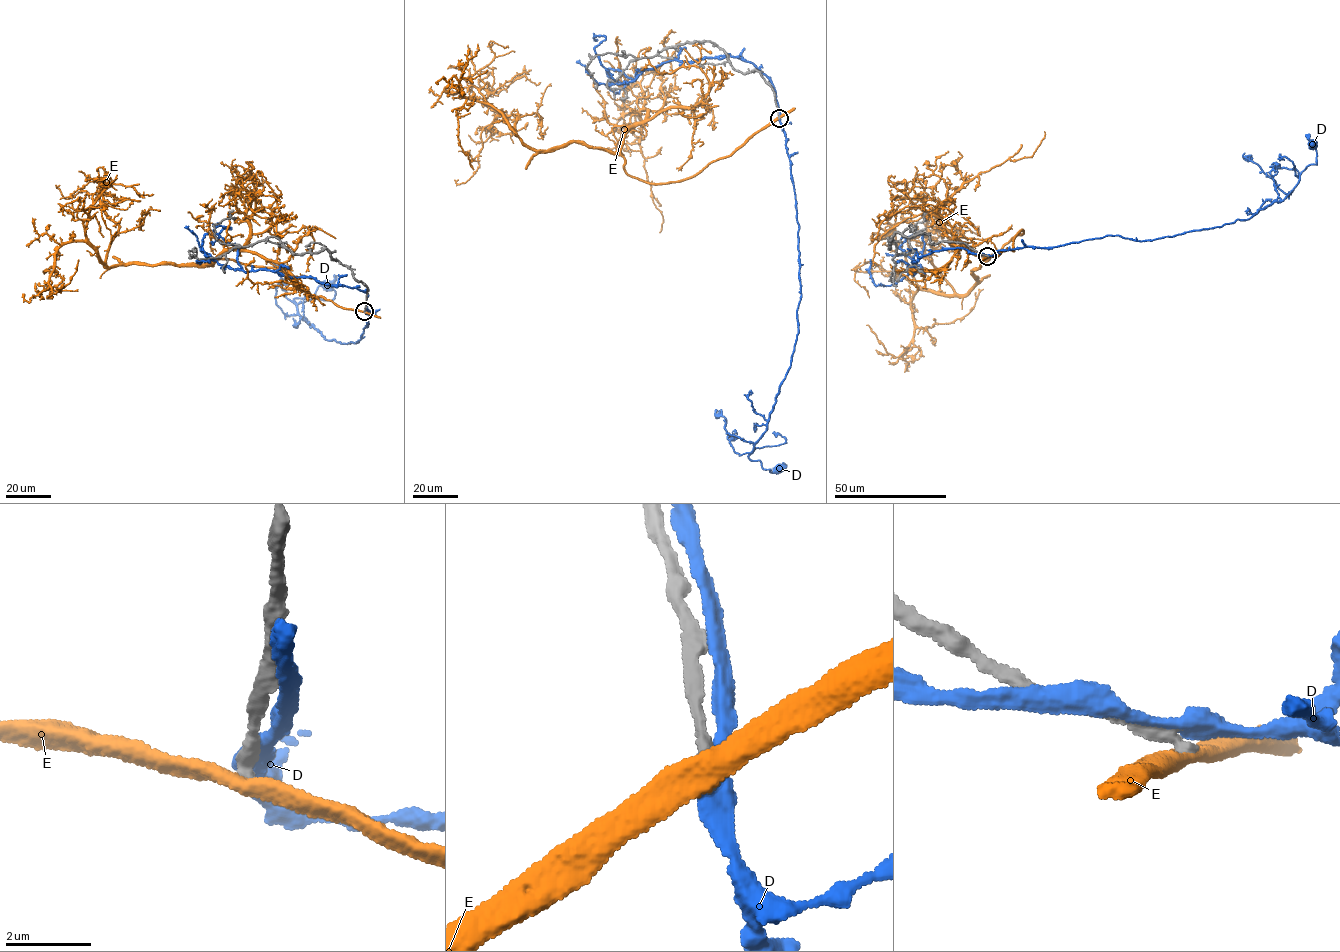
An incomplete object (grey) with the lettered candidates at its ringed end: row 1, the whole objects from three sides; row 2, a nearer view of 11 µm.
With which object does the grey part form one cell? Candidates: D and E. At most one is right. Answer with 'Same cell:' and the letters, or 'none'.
Same cell: none

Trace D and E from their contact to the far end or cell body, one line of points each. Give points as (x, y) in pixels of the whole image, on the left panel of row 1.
D: (365, 310), (368, 324), (358, 342), (325, 339), (298, 314), (293, 299), (313, 301), (316, 288), (327, 284)
E: (364, 312), (233, 260), (109, 267), (76, 241), (44, 273), (60, 253)

